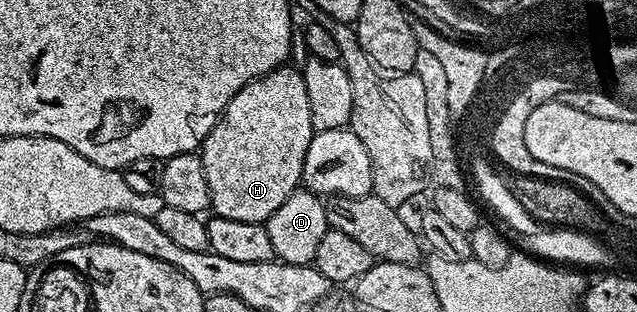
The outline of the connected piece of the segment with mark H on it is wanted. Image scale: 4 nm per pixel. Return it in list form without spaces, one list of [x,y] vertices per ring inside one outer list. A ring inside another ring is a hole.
[[[291,66],[277,68],[253,83],[246,84],[227,104],[213,130],[199,150],[209,187],[212,213],[233,221],[266,223],[274,210],[294,193],[303,177],[305,154],[314,136],[302,73]]]

